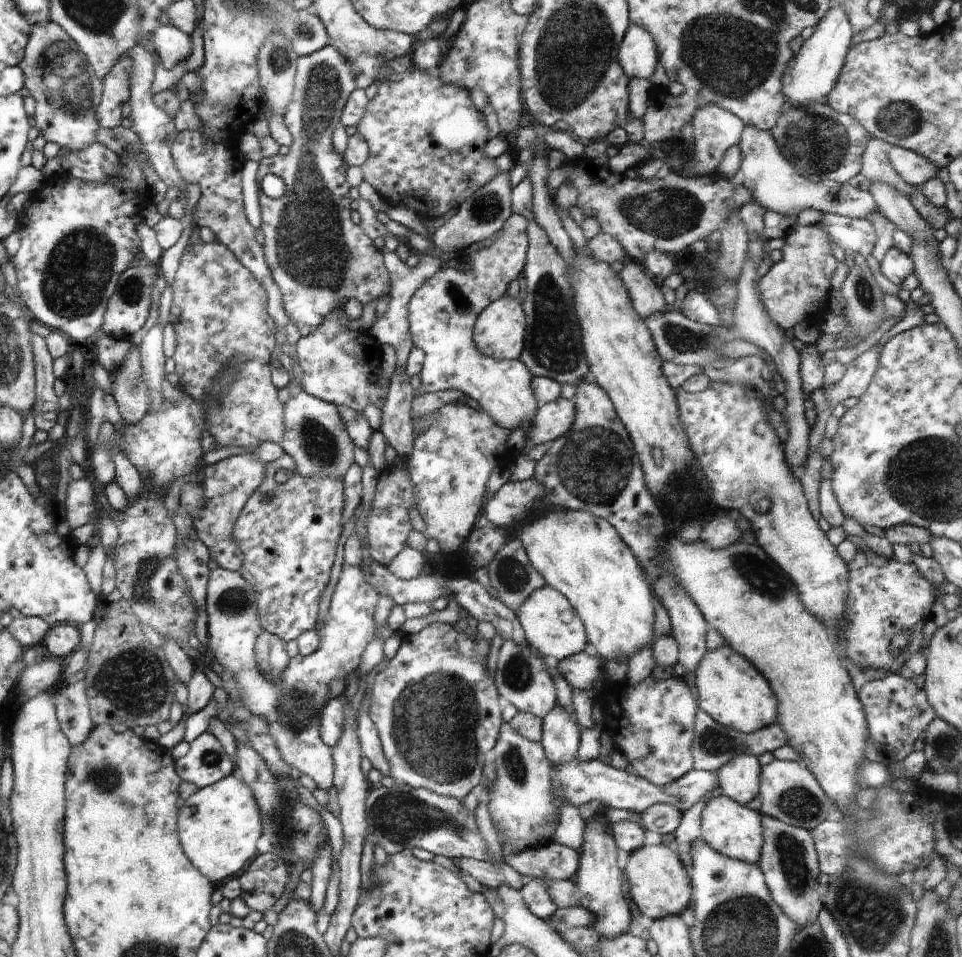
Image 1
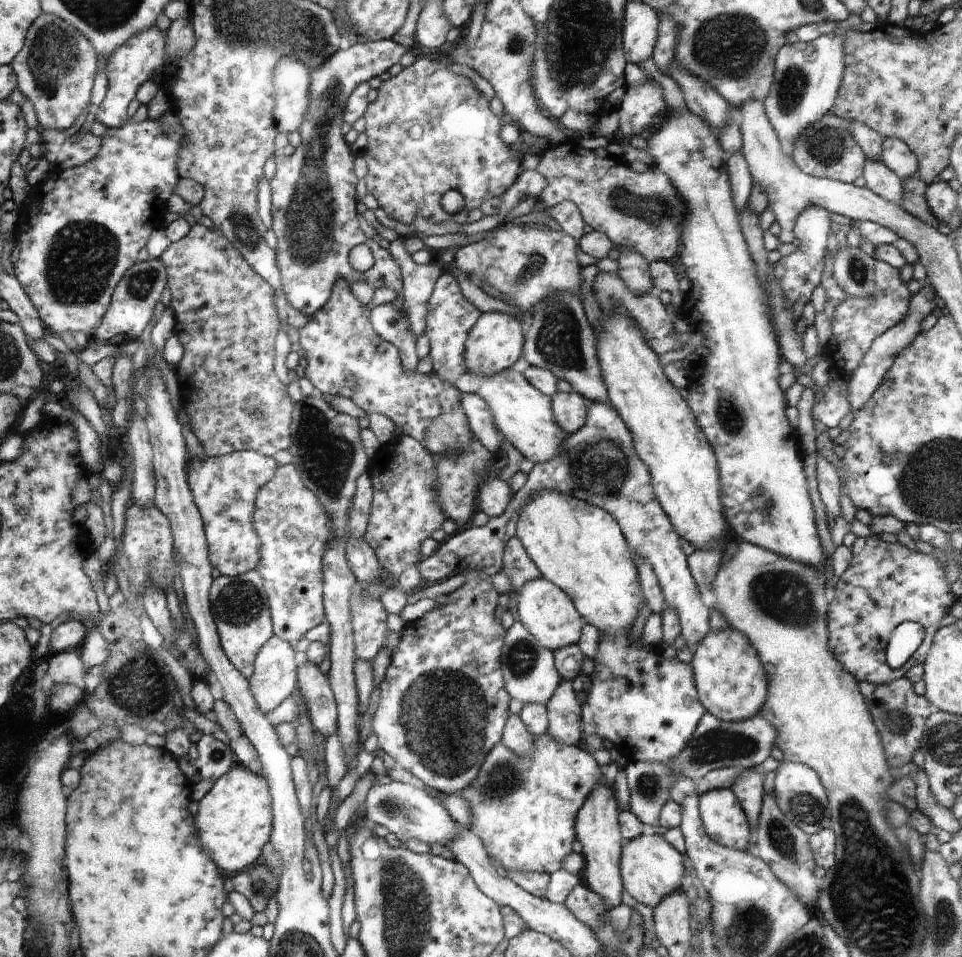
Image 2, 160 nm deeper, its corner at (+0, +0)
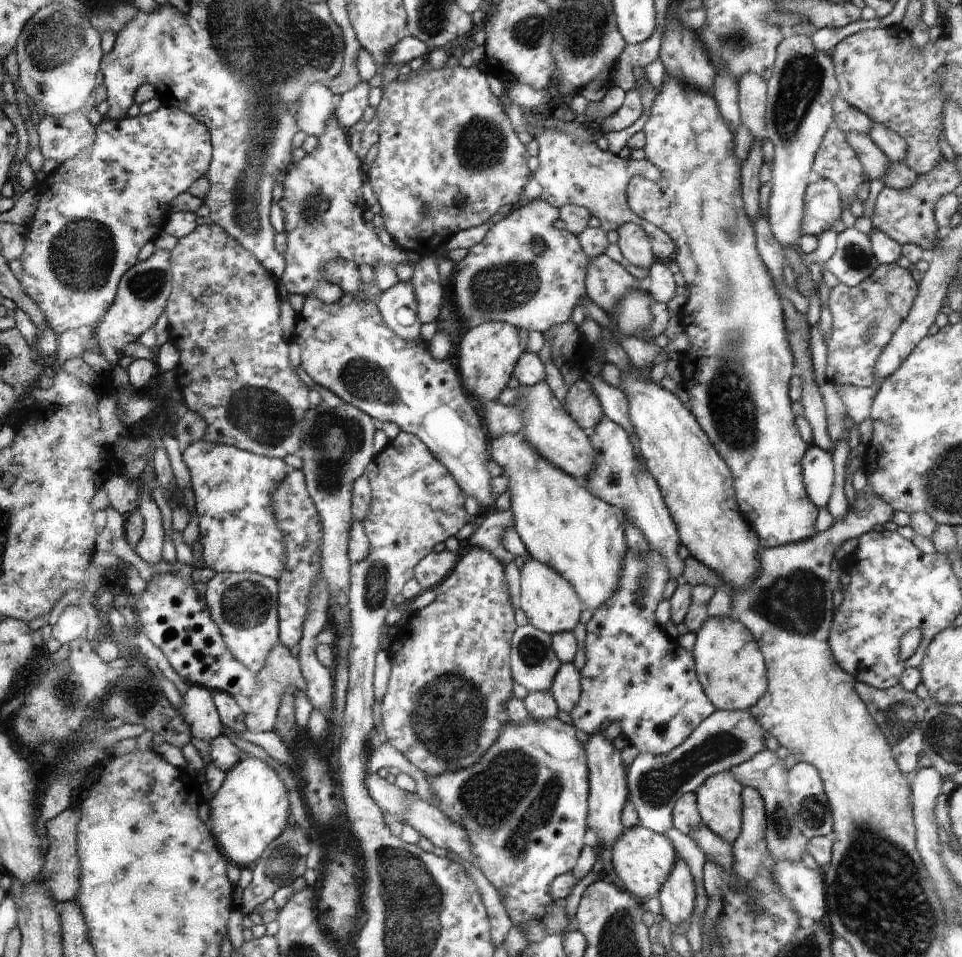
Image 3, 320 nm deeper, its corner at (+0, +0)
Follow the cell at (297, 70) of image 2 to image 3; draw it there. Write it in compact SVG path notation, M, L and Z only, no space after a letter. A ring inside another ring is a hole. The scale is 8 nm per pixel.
M316 83L301 94L297 110L299 130L319 137L326 132L328 122L339 105L339 95L334 95L328 86Z

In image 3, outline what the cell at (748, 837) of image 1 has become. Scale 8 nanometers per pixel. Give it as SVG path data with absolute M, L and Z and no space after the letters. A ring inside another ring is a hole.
M722 771L708 777L694 792L704 824L730 844L741 831L743 788L730 771Z

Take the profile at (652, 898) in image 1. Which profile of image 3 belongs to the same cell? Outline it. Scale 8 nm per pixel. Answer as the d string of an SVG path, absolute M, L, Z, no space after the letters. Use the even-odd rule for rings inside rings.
M639 826L626 829L607 853L613 864L614 872L622 880L624 888L633 892L639 899L648 900L660 894L661 888L668 882L676 864L677 852L668 837Z

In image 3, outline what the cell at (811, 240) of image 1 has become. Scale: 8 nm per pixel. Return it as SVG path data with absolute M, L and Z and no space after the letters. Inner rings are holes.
M820 177L805 190L802 235L822 234L840 219L842 212L841 194L830 179Z

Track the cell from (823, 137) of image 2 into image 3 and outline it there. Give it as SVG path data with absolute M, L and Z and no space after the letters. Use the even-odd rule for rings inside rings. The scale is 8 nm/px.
M835 125L825 132L811 170L823 179L830 179L840 191L841 203L850 205L857 196L865 172L857 152Z

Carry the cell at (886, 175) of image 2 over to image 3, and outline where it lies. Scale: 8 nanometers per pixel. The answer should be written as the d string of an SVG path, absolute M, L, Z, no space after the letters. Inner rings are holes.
M846 131L844 134L848 144L857 152L859 161L870 180L881 179L889 163L888 157L866 133Z

